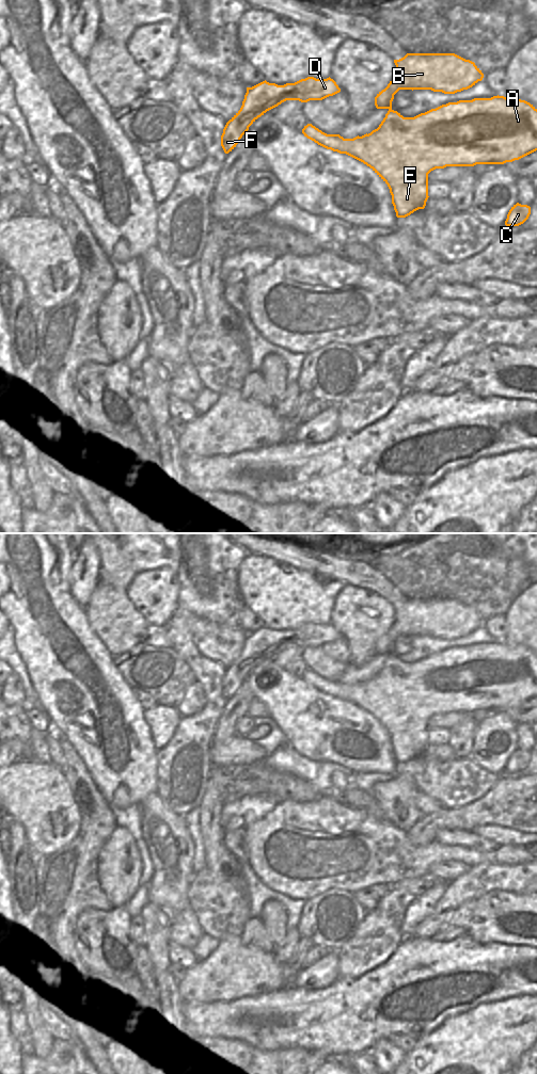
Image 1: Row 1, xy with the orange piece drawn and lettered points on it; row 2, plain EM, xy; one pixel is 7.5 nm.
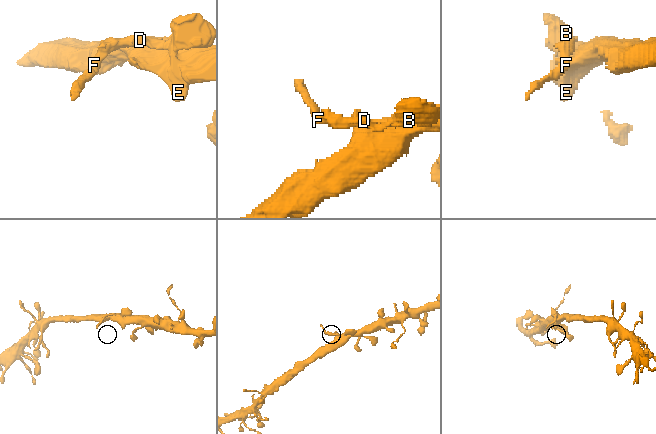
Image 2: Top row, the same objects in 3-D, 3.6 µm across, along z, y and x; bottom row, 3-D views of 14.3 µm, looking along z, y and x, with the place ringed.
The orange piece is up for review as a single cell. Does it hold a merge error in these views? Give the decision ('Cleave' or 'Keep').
Cleave.

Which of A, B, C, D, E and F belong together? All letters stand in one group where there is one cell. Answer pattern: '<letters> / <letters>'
A C E / B D F

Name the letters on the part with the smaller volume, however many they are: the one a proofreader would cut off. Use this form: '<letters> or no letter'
B, D, F

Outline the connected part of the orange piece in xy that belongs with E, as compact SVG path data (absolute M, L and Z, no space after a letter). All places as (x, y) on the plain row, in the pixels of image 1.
M493 642L448 648L414 663L404 663L390 655L379 673L370 679L353 685L327 680L307 670L302 675L307 685L318 691L346 700L369 712L389 733L397 764L406 764L424 755L428 746L428 720L446 712L474 712L476 710L504 710L519 706L537 696L537 655L525 646Z

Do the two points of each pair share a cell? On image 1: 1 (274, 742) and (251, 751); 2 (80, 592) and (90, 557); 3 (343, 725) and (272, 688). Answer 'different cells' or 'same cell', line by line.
1: different cells
2: same cell
3: same cell

